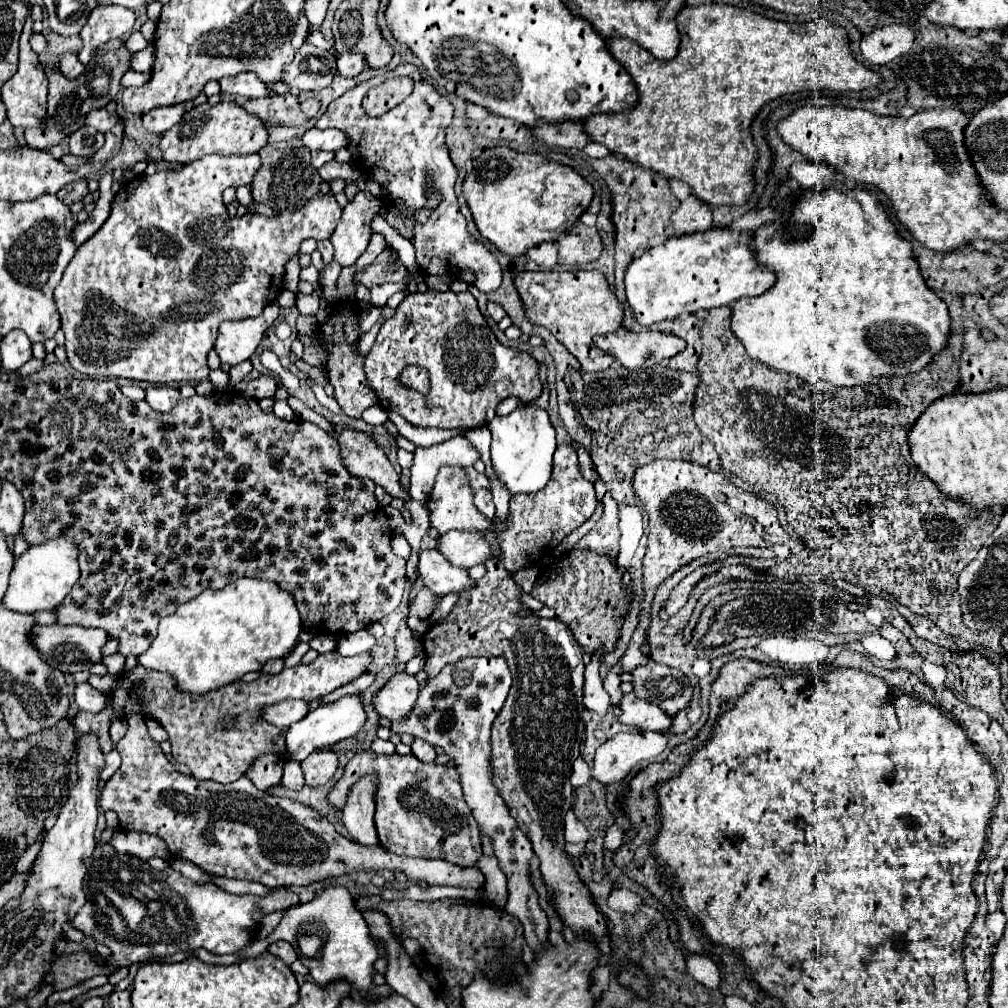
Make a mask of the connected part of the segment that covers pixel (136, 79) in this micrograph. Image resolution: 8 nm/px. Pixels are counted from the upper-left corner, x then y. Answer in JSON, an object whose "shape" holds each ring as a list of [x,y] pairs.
{"shape":[[[129,70],[129,72],[125,72],[125,76],[121,78],[121,86],[123,86],[123,88],[125,88],[125,86],[143,86],[147,80],[149,80],[147,74],[139,74],[139,72]]]}

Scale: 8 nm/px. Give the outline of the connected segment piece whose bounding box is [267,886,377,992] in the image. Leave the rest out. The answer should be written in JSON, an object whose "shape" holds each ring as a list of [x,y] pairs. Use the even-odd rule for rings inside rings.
{"shape":[[[327,886],[311,902],[289,908],[267,940],[269,942],[287,940],[289,944],[293,944],[299,960],[309,968],[309,974],[317,984],[327,986],[331,982],[345,980],[353,984],[359,992],[367,992],[373,986],[373,976],[375,976],[373,962],[377,960],[375,942],[369,936],[369,926],[363,914],[355,908],[351,894],[343,890],[343,886]],[[301,936],[319,936],[319,940],[323,940],[323,944],[311,958],[305,956],[299,948]]]}

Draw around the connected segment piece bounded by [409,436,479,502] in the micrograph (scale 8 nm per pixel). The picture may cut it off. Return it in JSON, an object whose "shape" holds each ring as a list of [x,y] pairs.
{"shape":[[[465,436],[451,438],[431,448],[415,448],[413,456],[415,460],[411,466],[409,494],[413,496],[413,500],[421,500],[421,502],[427,500],[441,466],[465,468],[465,466],[473,466],[473,462],[479,460],[479,452],[467,442]]]}

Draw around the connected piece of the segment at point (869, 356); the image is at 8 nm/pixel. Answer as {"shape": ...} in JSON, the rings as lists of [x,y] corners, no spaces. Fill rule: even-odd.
{"shape":[[[833,182],[833,186],[825,188],[823,192],[813,190],[811,192],[801,192],[795,200],[793,206],[789,210],[779,210],[777,212],[779,218],[773,222],[763,224],[761,228],[757,228],[753,232],[751,238],[751,250],[757,256],[757,262],[763,268],[769,268],[775,272],[777,282],[761,296],[757,298],[741,298],[733,304],[733,316],[731,316],[731,324],[733,324],[733,334],[743,342],[745,350],[749,352],[749,356],[753,356],[753,360],[761,360],[763,364],[781,370],[781,372],[789,372],[795,374],[803,380],[823,380],[823,382],[831,382],[835,386],[857,386],[857,384],[869,384],[875,378],[885,378],[885,376],[907,376],[911,372],[921,370],[923,366],[927,366],[931,362],[931,358],[945,348],[947,338],[949,338],[949,312],[943,300],[939,300],[925,284],[919,266],[913,258],[913,250],[911,244],[903,238],[899,238],[899,234],[895,232],[895,226],[891,224],[891,220],[885,214],[885,208],[877,202],[877,196],[869,190],[863,188],[847,188],[841,182]]]}

